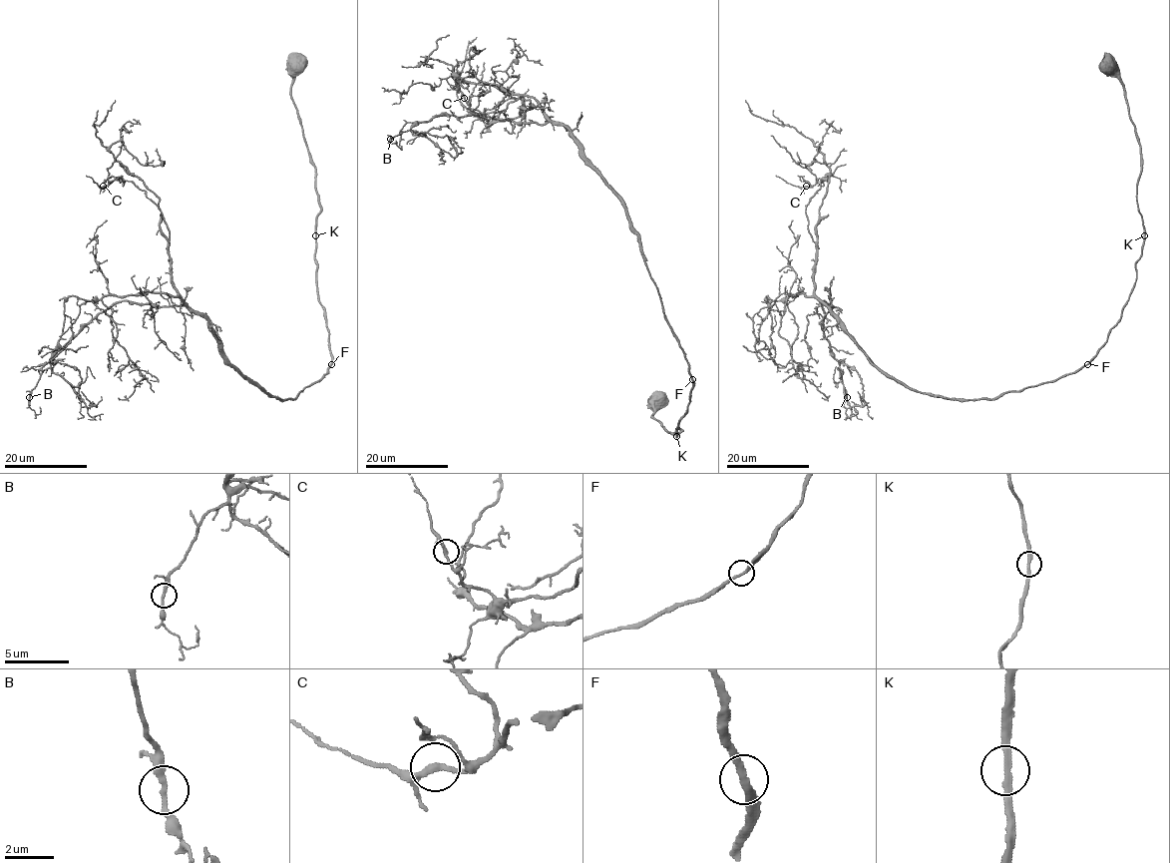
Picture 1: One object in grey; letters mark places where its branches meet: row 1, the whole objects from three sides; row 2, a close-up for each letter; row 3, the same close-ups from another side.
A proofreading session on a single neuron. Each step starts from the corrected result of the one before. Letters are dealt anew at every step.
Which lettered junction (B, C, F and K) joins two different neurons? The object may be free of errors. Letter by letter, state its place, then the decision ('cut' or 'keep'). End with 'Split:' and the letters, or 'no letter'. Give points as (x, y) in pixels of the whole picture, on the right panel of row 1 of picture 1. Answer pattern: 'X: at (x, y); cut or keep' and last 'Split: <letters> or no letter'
B: at (847, 397); keep
C: at (806, 186); keep
F: at (1087, 364); keep
K: at (1144, 235); keep
Split: no letter

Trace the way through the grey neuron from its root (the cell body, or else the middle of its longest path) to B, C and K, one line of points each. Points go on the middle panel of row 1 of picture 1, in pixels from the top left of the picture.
B: (654, 404), (676, 436), (689, 365), (623, 200), (573, 135), (436, 115), (390, 139)
C: (654, 404), (676, 436), (692, 378), (623, 200), (530, 100), (482, 113), (464, 97)
K: (654, 404), (652, 416), (668, 432), (681, 430), (676, 436)

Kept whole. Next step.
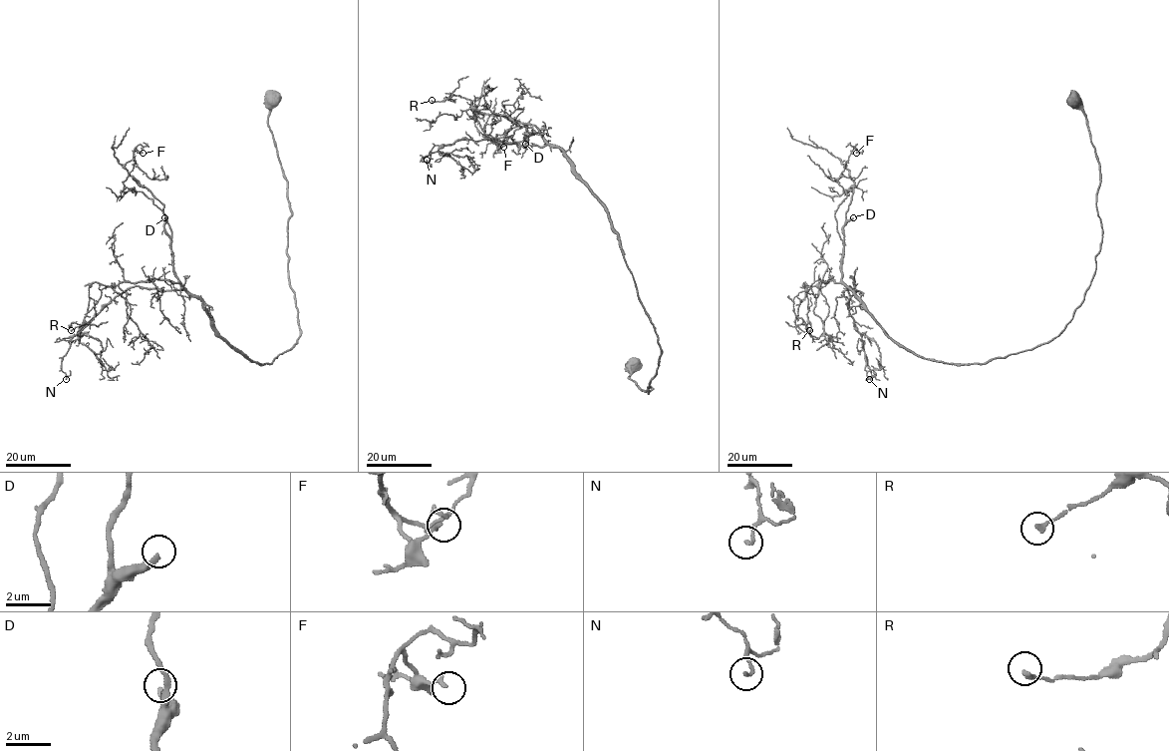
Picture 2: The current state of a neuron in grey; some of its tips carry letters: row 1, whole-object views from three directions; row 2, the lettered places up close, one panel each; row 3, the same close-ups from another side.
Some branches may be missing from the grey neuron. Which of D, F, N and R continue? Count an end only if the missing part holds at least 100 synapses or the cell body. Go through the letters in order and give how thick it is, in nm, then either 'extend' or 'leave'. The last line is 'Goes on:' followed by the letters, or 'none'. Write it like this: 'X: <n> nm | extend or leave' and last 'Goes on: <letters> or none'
D: 340 nm | extend
F: 140 nm | leave
N: 130 nm | leave
R: 190 nm | leave
Goes on: D

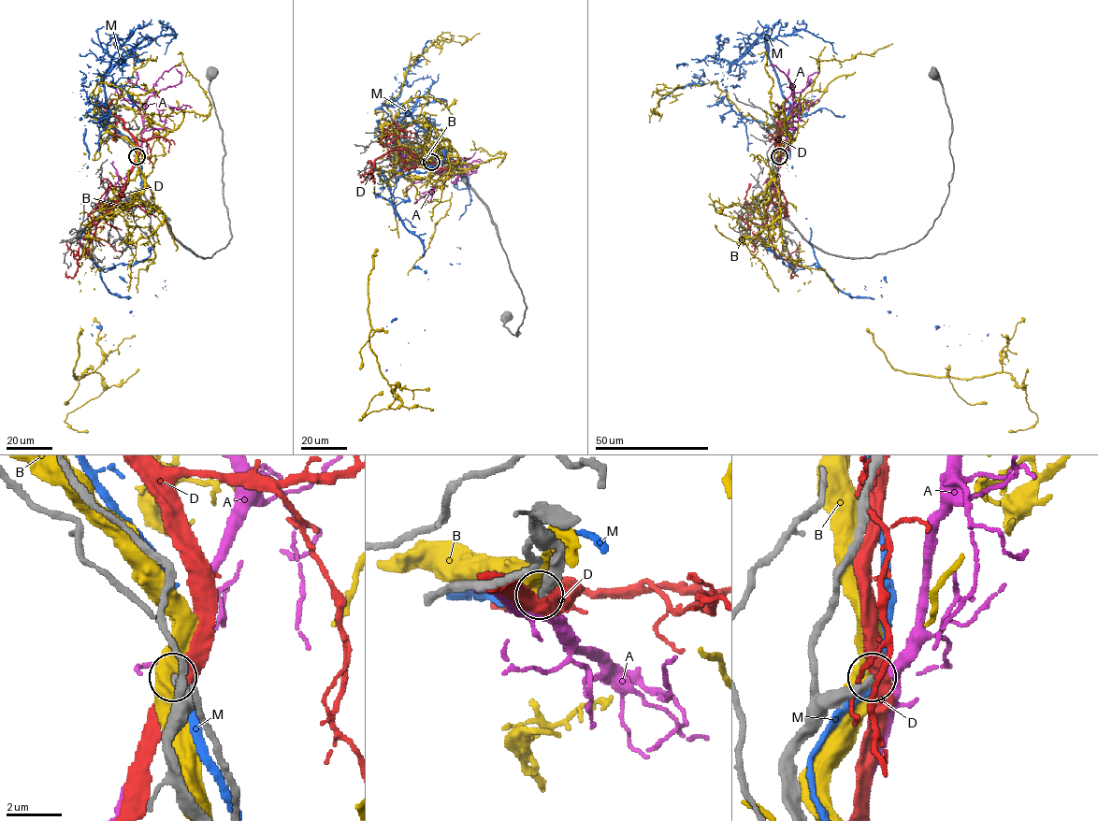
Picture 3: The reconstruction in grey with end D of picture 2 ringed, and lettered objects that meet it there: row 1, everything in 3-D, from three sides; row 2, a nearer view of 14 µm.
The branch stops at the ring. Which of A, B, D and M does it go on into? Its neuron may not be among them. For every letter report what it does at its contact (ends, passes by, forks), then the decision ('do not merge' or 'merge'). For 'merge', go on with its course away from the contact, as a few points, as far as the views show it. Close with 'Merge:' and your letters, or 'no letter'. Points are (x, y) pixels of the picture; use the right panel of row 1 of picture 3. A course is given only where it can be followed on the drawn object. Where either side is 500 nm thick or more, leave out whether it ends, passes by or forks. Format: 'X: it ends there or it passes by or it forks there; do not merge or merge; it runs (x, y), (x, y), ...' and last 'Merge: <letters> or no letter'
A: it passes by; merge; it runs (779, 156), (792, 107), (792, 85), (788, 78), (775, 65), (769, 65)
B: do not merge
D: it passes by; do not merge
M: do not merge
Merge: A

